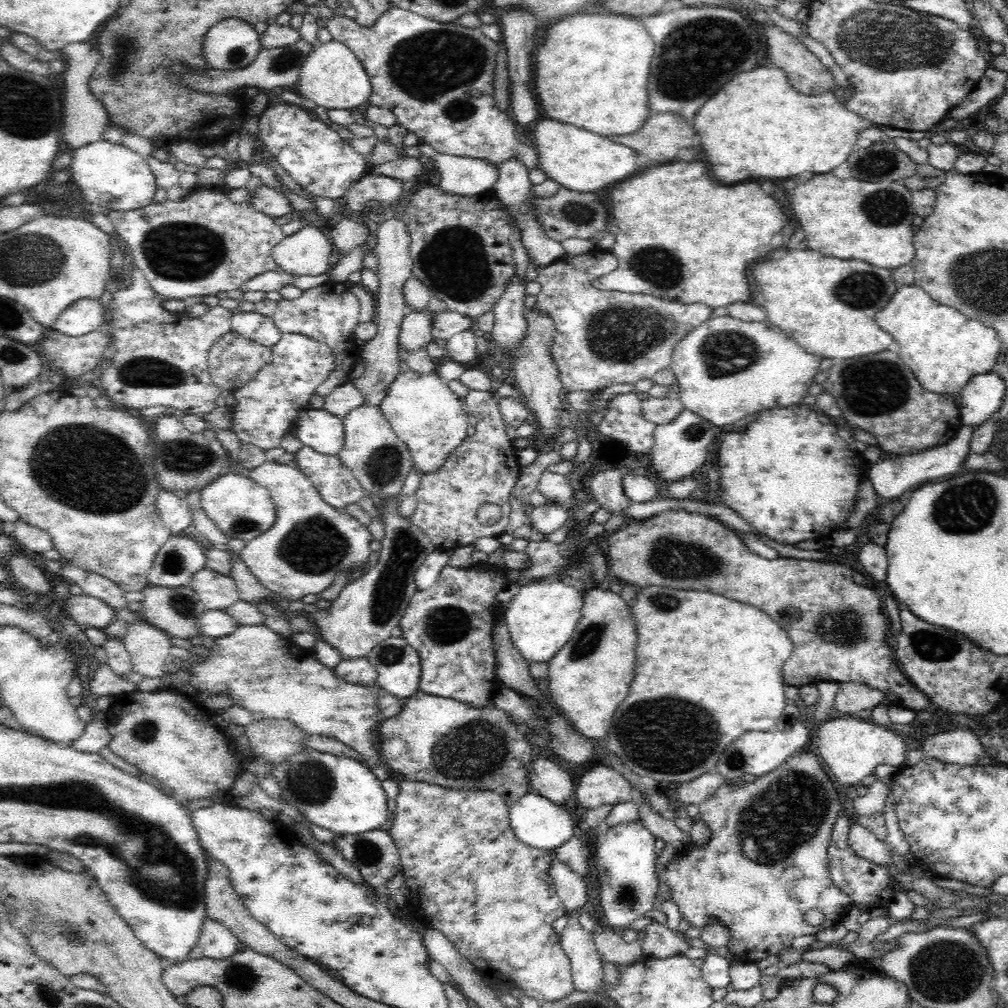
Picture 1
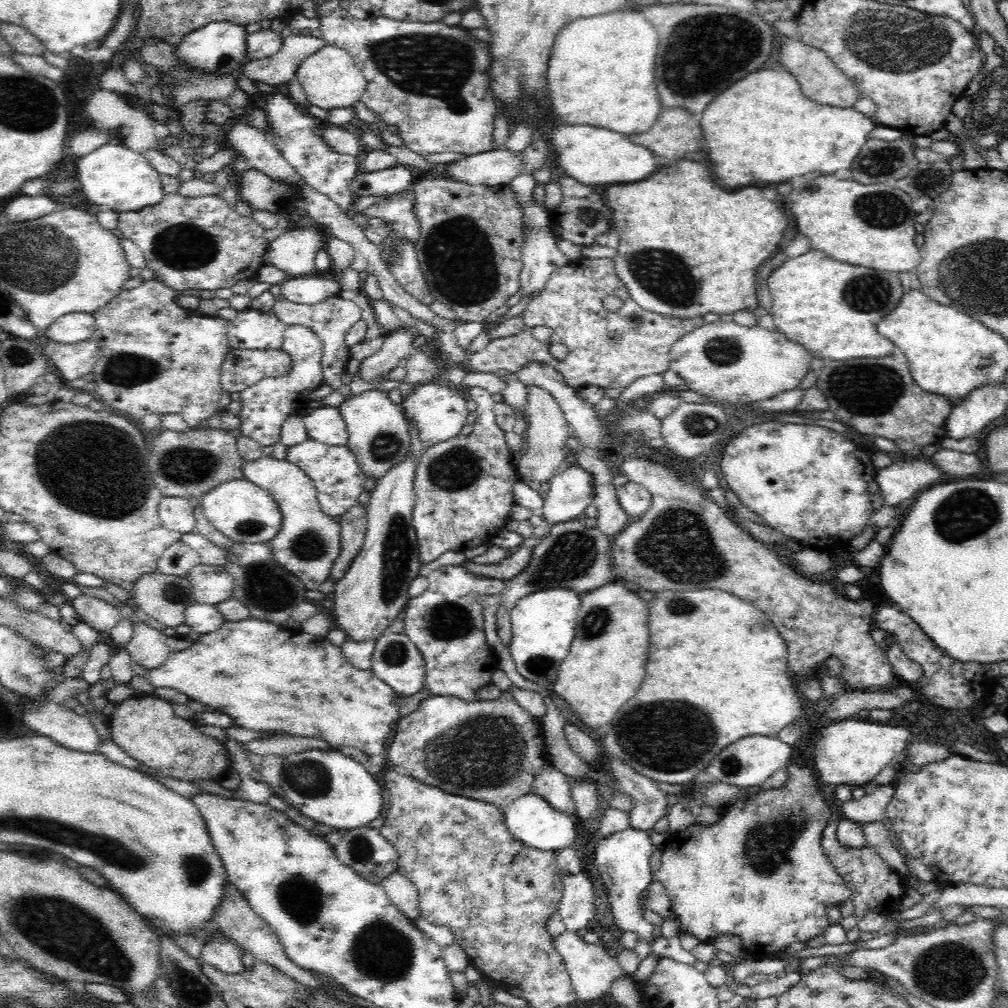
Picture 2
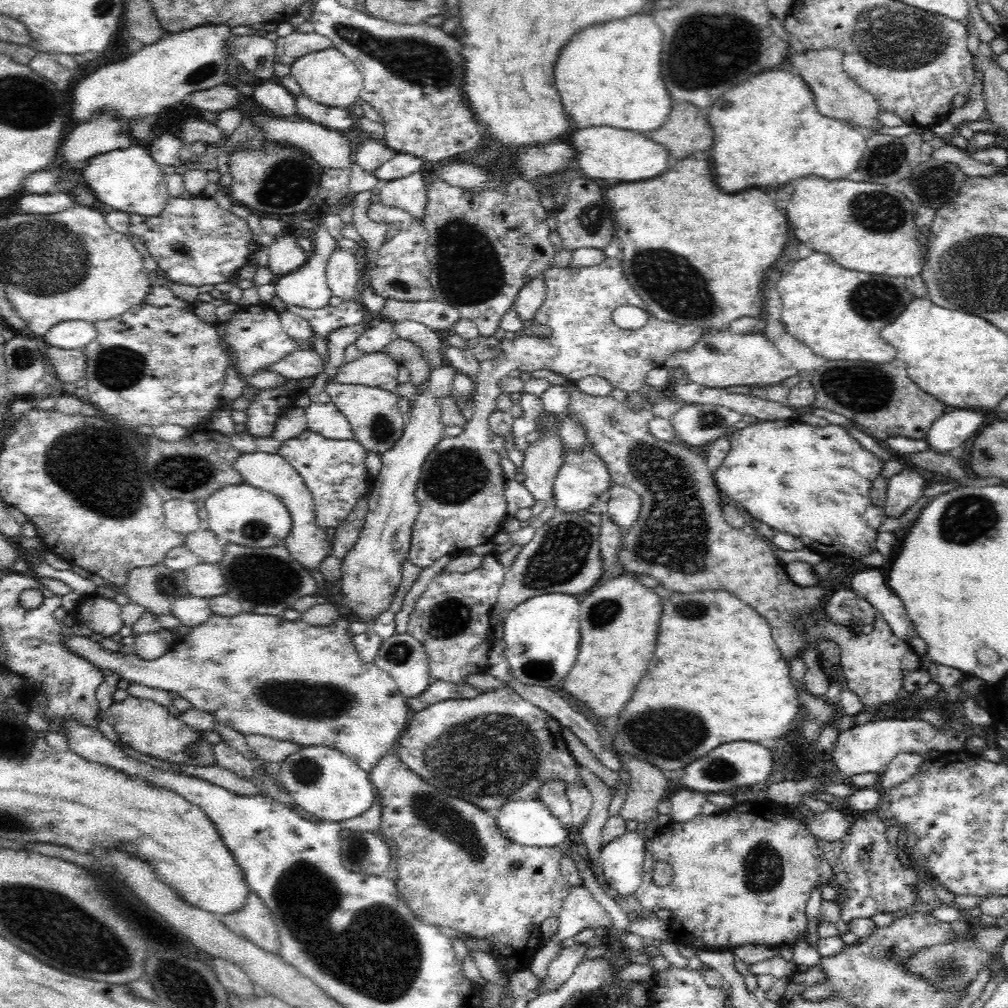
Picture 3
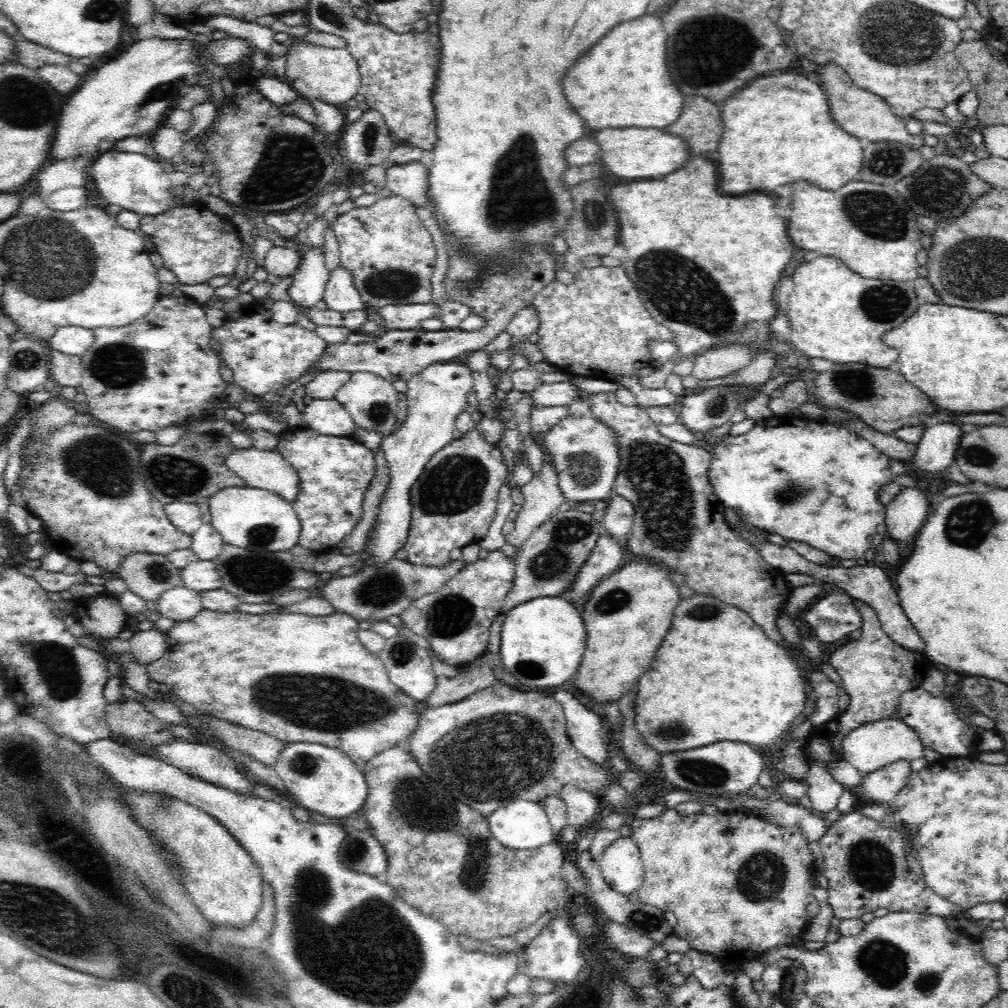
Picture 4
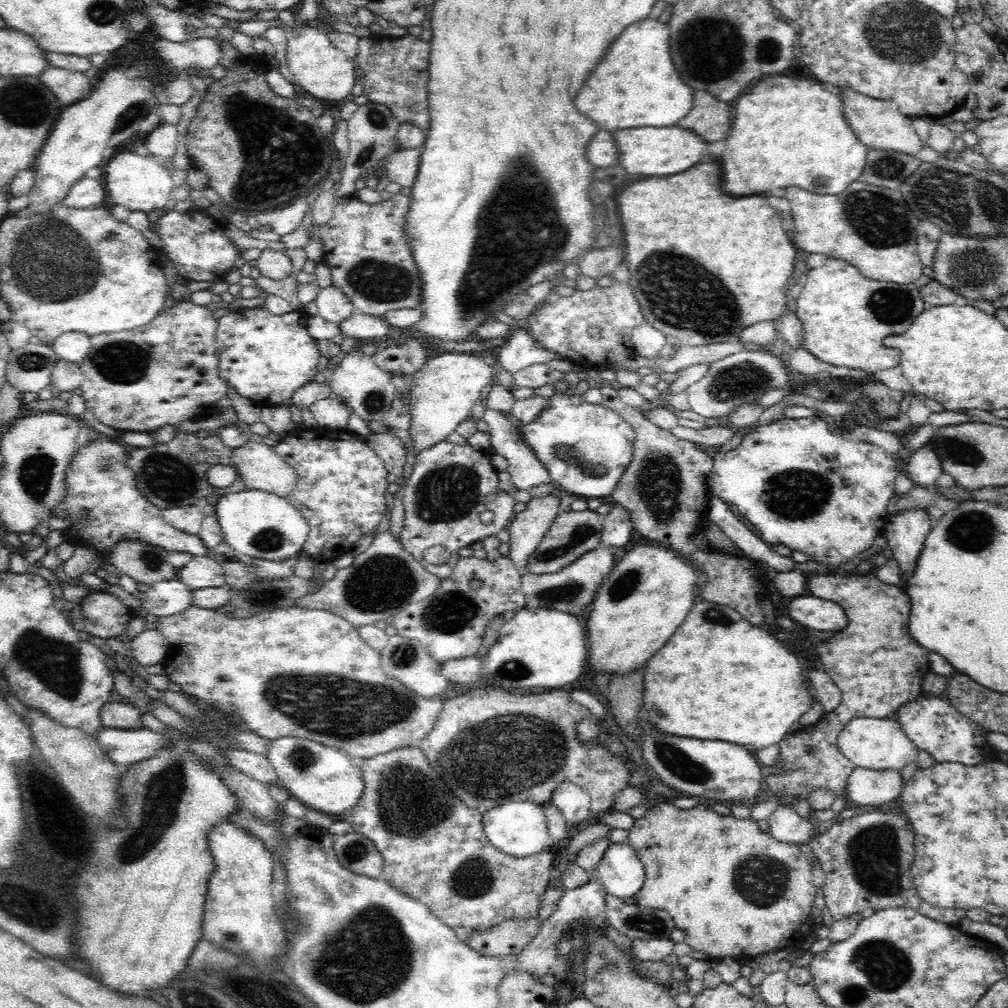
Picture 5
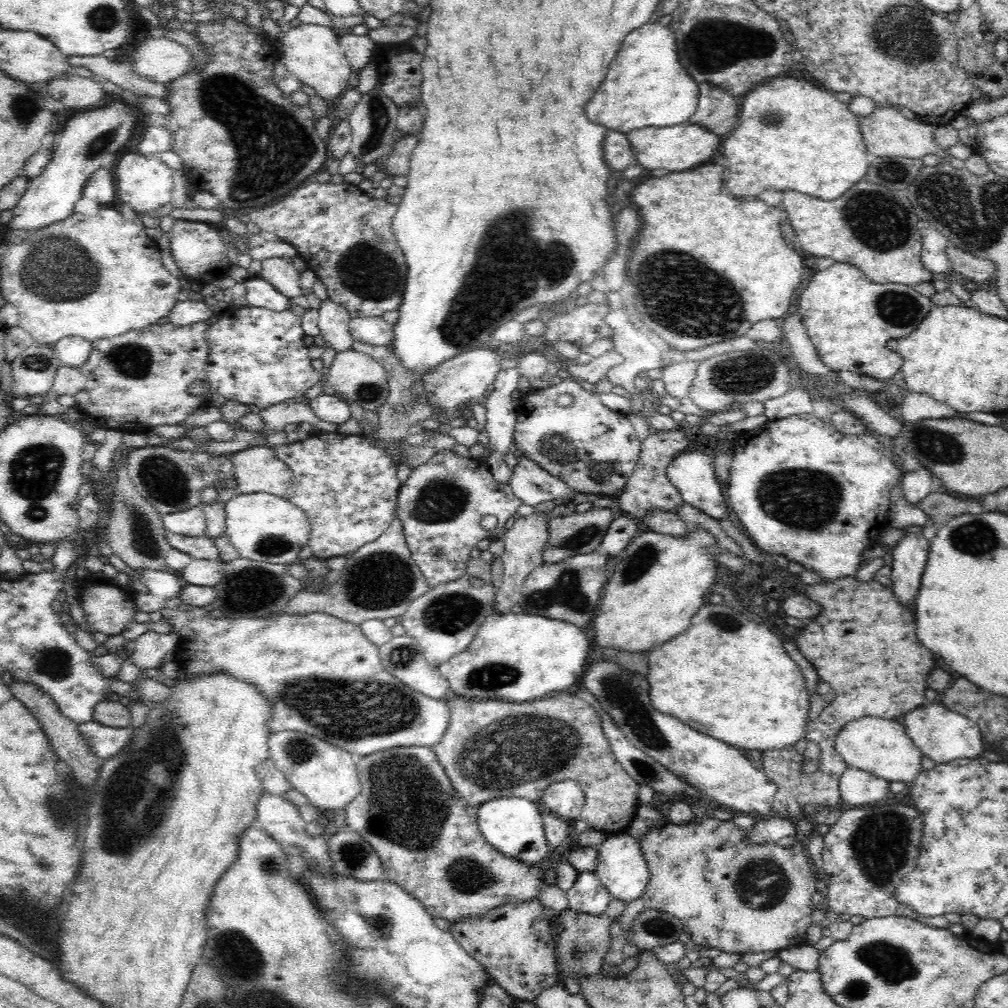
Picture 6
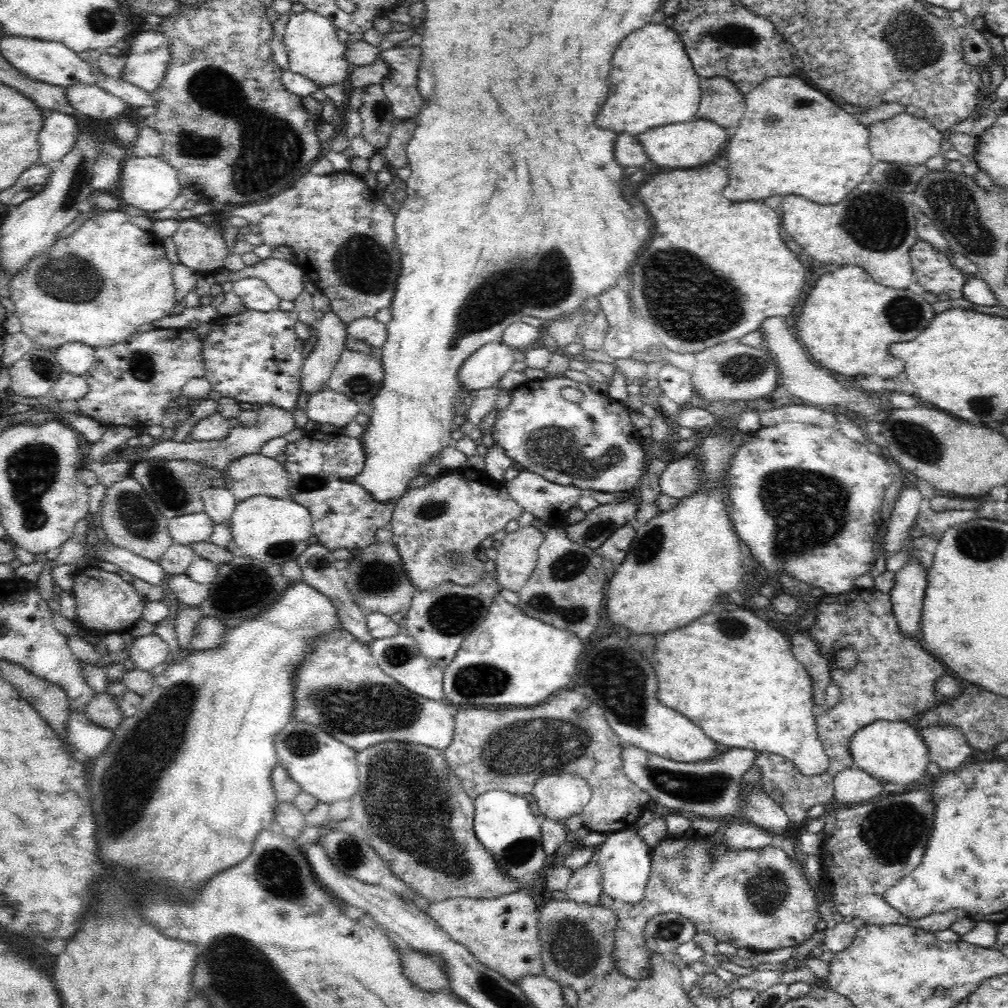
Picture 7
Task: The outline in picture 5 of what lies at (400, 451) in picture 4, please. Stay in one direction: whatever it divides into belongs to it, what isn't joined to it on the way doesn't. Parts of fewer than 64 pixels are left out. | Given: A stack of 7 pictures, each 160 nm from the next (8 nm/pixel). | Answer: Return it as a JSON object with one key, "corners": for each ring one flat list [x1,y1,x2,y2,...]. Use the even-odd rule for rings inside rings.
{"corners":[[436,353,430,357,421,370,412,376,408,392,411,410,409,432,417,452,429,449,446,439,448,434,464,420,471,418,474,404,480,400,482,390,493,378,493,366,483,358,471,353]]}

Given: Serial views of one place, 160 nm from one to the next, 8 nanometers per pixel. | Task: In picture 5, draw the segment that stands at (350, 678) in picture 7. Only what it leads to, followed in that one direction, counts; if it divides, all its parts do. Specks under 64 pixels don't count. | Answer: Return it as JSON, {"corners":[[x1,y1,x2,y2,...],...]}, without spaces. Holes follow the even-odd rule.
{"corners":[[192,604,179,613,160,616,155,624,168,639,164,674,170,682,179,684,184,695,202,706,238,717,245,729,267,740,306,738,346,750,359,762,400,747,419,747,443,712,444,698,424,698,389,677,381,665,381,651,364,642,351,622,329,610,287,606,252,616,234,616]]}

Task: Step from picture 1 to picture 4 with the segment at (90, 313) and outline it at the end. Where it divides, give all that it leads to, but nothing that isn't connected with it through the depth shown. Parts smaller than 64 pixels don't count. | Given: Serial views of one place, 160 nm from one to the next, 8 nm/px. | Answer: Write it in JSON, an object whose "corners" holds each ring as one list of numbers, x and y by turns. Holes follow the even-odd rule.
{"corners":[[62,326,49,338,53,350,75,356,84,355,94,341,93,330,80,326]]}

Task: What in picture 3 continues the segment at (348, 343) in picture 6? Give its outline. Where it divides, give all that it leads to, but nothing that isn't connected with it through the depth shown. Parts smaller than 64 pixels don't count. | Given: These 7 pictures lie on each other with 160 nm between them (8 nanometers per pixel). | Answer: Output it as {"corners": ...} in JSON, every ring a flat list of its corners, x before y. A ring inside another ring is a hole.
{"corners":[[336,248,327,263,328,285,332,295,342,301,352,301,357,294,358,273,357,258,352,250,339,251]]}

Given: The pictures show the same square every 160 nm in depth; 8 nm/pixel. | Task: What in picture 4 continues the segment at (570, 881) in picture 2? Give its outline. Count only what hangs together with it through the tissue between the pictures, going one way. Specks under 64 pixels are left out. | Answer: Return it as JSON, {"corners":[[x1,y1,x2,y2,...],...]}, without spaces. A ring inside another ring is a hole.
{"corners":[[613,920,606,924,604,930,611,944,621,953,627,954,629,958,646,959,650,950,656,948,657,945,652,938,642,936,639,932,630,930,627,926]]}

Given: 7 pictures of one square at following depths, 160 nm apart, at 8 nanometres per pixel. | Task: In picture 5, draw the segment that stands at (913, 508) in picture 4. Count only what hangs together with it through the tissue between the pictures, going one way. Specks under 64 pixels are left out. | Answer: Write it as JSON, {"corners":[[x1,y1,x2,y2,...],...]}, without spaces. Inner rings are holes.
{"corners":[[908,509,896,516,890,515,884,526,882,533,905,581,912,576,924,542,932,530,930,521,926,510]]}

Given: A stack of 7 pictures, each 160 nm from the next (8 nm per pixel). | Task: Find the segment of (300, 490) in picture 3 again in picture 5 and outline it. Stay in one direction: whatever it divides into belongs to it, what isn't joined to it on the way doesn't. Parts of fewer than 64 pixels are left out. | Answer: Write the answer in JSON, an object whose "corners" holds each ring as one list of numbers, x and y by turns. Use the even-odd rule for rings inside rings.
{"corners":[[248,441,234,449,232,465,248,490,265,490,287,497,296,486,296,471,274,447]]}

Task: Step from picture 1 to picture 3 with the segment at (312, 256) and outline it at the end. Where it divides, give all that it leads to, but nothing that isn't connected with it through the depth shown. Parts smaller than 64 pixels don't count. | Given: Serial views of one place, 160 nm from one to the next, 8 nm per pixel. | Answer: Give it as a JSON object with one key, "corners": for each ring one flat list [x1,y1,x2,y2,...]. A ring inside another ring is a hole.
{"corners":[[284,236,270,245,269,257,268,268,276,277,298,271,308,260,308,254,300,248,294,236]]}

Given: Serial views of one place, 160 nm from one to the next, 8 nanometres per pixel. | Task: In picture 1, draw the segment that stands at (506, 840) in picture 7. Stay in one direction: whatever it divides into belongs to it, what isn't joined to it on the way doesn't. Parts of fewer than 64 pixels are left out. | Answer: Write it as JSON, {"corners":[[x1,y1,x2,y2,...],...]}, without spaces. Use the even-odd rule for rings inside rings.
{"corners":[[530,791,521,796,514,804,509,805,509,824,518,840,532,848,554,852,573,838,576,823,563,805,548,800,540,793]]}

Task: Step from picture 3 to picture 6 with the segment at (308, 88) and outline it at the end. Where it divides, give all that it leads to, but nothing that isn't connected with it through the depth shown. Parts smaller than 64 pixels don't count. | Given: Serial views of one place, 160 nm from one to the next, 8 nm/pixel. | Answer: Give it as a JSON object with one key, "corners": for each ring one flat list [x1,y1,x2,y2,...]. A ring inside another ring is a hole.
{"corners":[[294,23,281,38,283,63,296,78,316,91,316,96,325,101,334,100,349,87,348,78,352,74,349,60,346,58,335,30,318,24]]}

